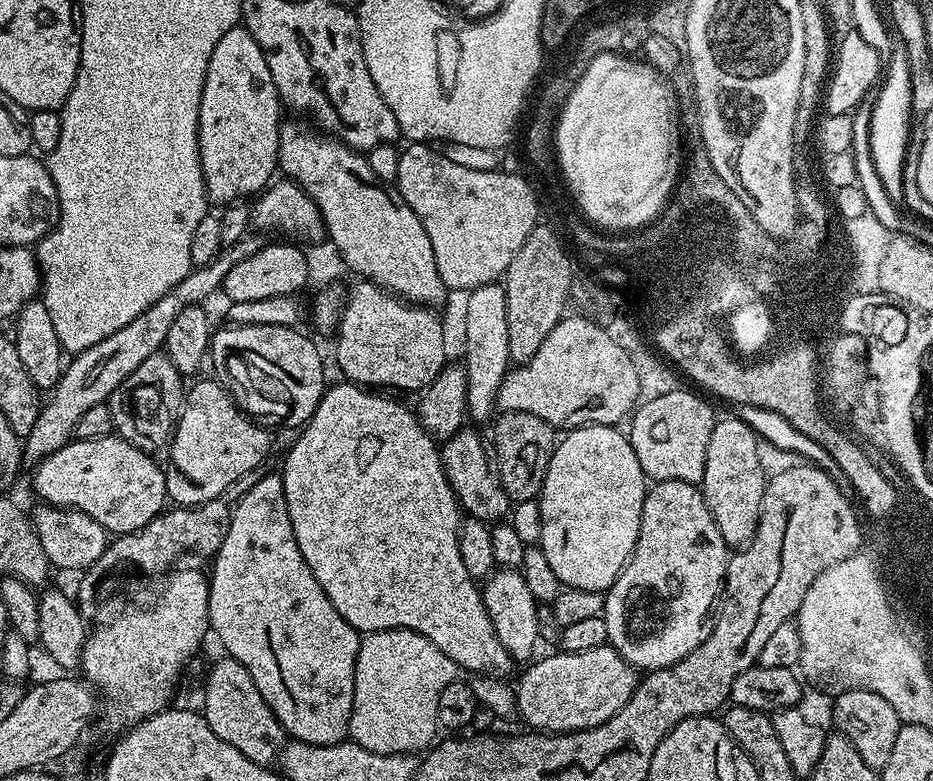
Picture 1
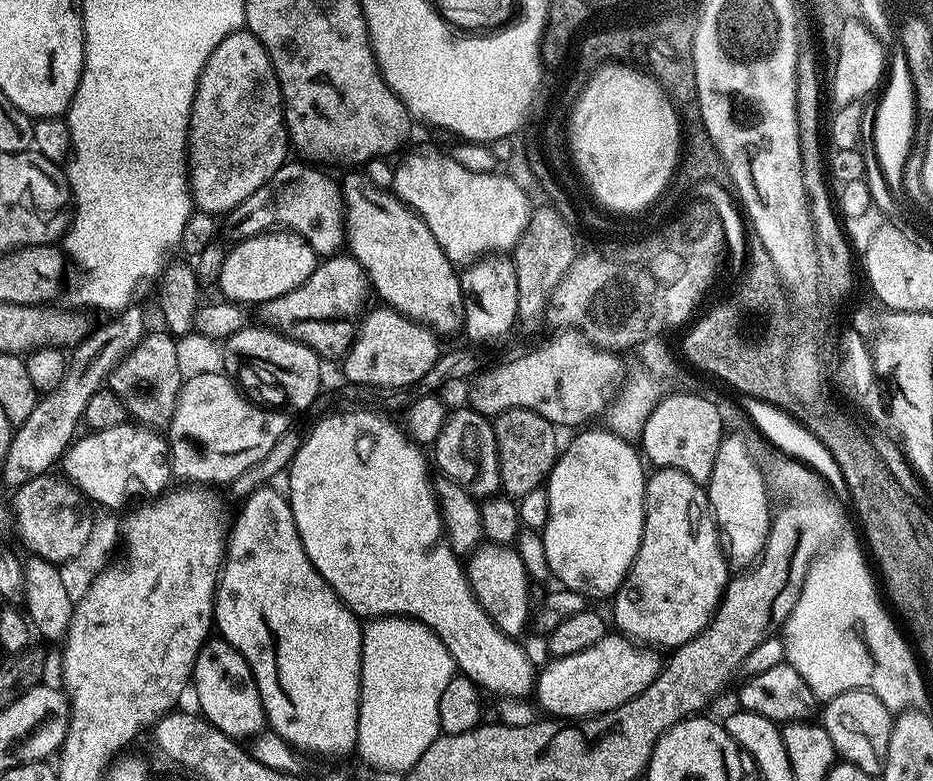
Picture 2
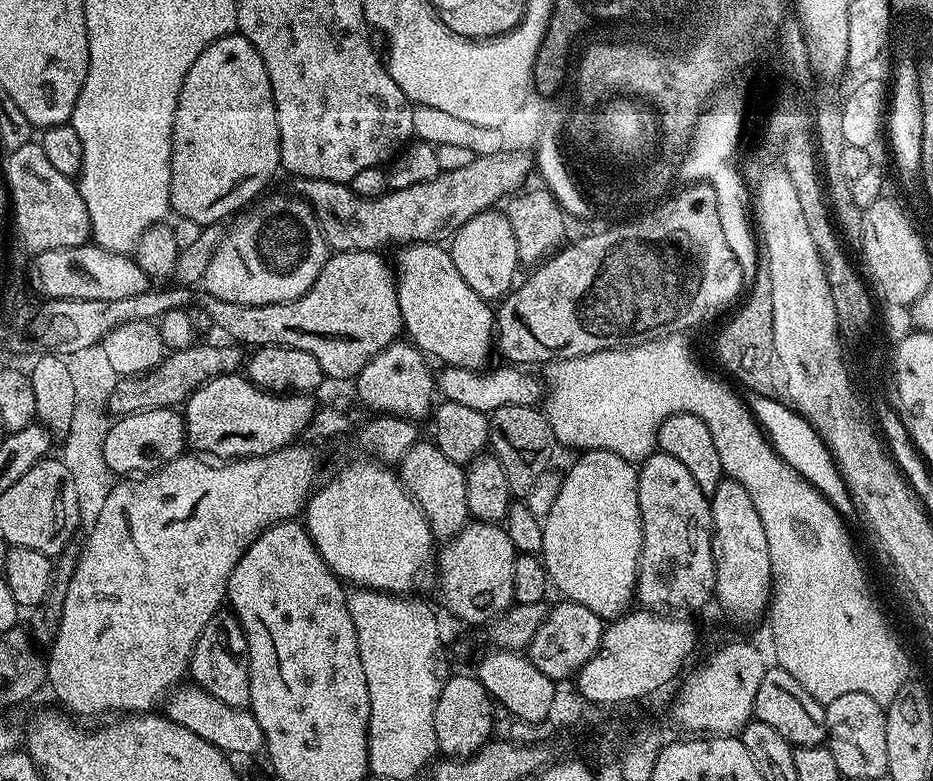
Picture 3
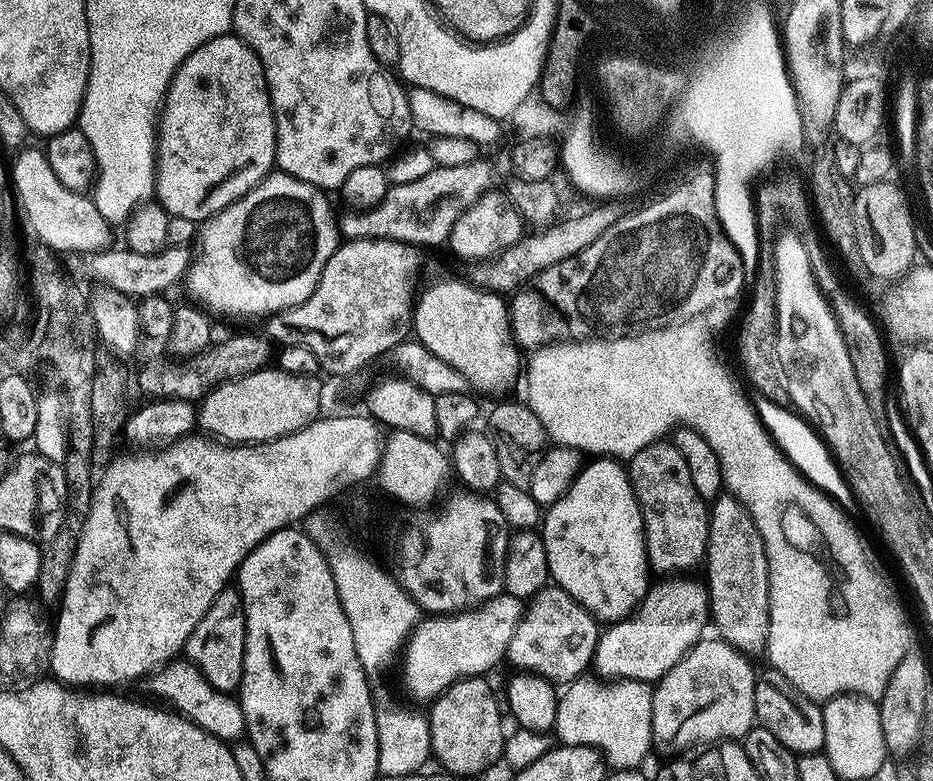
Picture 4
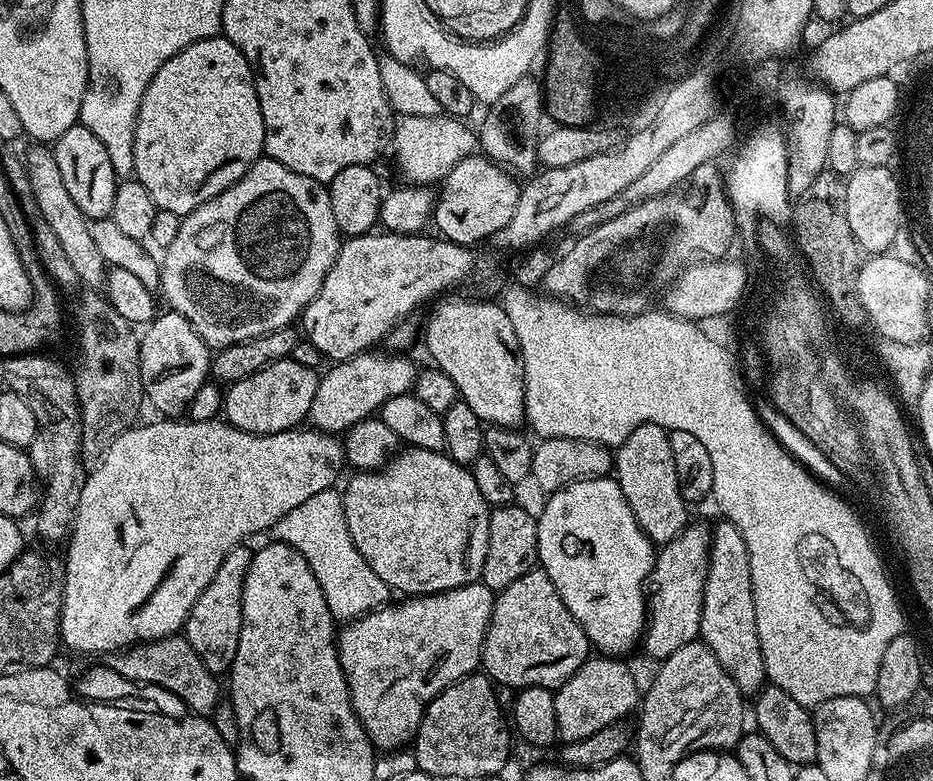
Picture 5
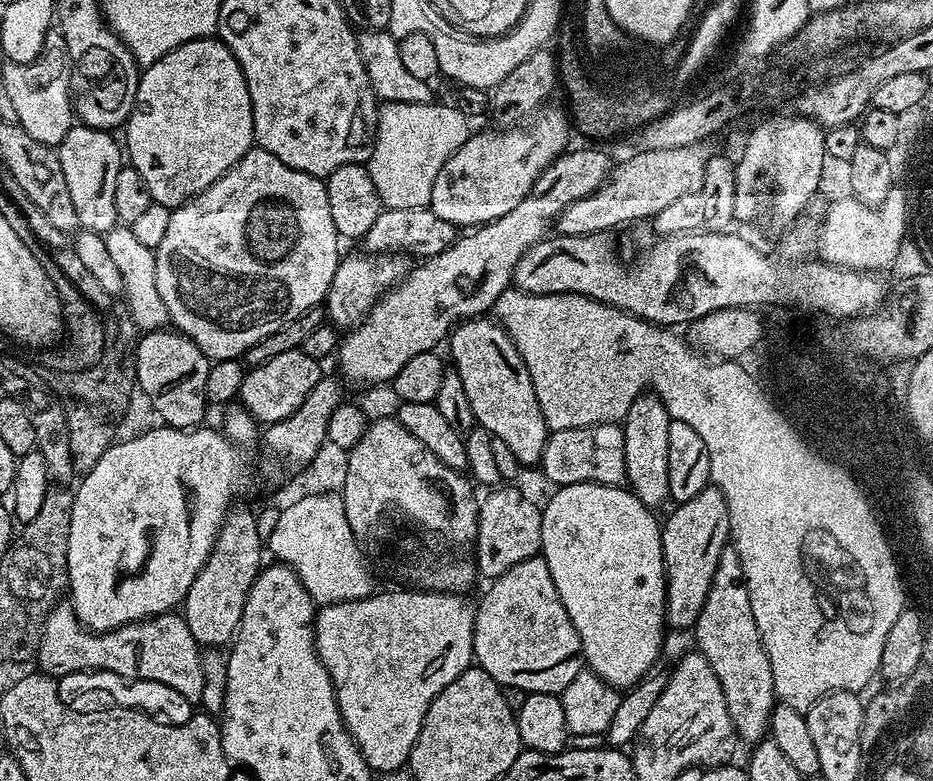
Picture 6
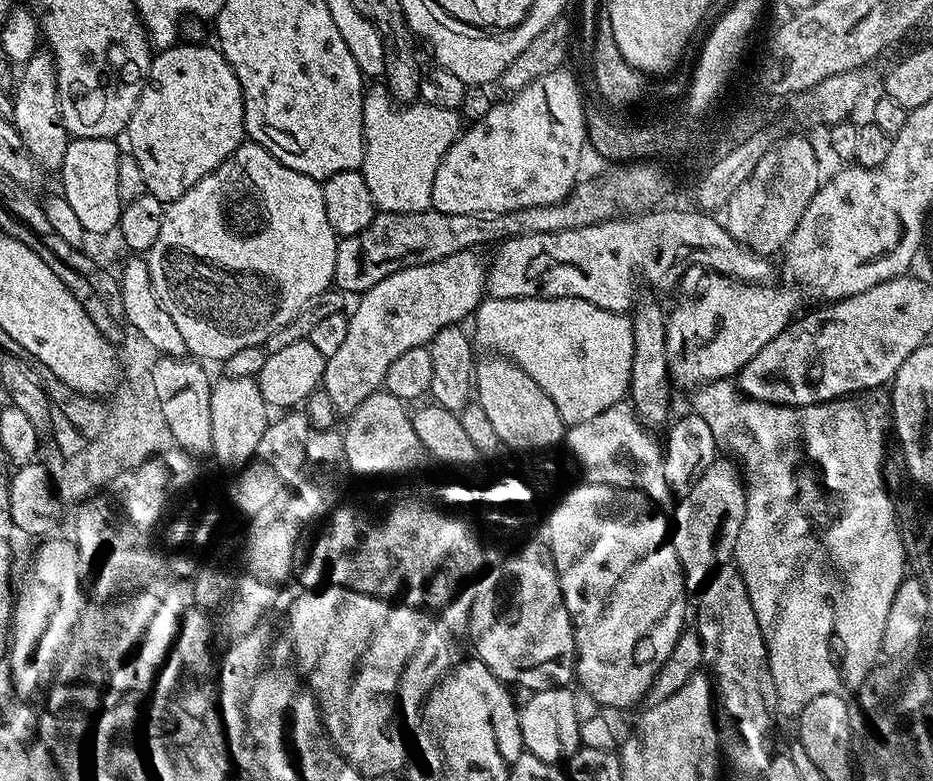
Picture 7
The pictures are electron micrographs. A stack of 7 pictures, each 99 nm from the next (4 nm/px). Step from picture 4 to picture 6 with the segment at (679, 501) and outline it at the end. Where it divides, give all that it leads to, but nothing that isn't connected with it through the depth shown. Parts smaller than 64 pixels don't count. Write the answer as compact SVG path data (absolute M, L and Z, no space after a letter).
M642 394L624 415L624 449L626 450L626 484L648 508L660 510L670 497L670 422L666 406L655 394Z

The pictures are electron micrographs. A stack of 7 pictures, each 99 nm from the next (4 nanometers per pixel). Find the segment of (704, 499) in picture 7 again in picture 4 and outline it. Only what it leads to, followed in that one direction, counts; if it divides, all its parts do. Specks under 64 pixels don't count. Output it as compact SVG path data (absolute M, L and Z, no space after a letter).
M672 574L649 587L648 593L640 602L640 607L622 620L609 623L600 633L600 641L596 643L594 668L601 677L617 679L634 679L647 682L660 680L692 649L705 635L704 627L710 624L708 610L708 589L703 583L691 580L688 574Z

